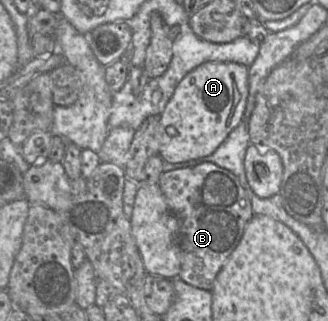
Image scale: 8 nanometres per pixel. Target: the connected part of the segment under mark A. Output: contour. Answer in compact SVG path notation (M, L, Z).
M206 62L189 72L178 84L160 115L159 156L168 163L182 163L211 155L242 121L249 95L248 67L232 62Z

